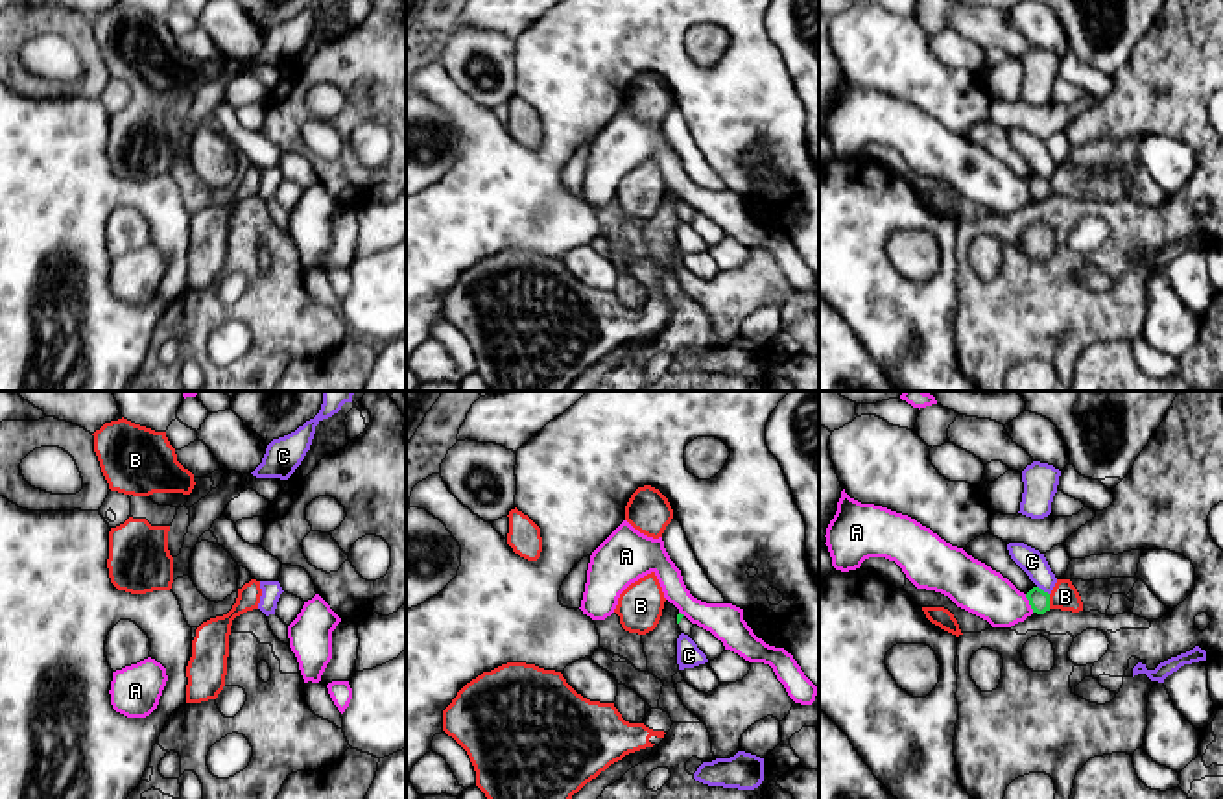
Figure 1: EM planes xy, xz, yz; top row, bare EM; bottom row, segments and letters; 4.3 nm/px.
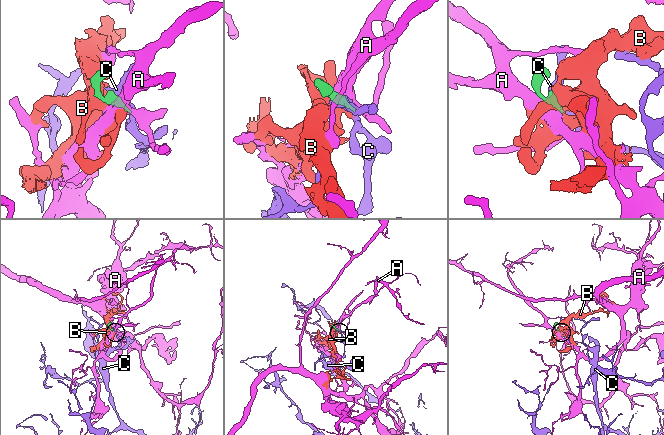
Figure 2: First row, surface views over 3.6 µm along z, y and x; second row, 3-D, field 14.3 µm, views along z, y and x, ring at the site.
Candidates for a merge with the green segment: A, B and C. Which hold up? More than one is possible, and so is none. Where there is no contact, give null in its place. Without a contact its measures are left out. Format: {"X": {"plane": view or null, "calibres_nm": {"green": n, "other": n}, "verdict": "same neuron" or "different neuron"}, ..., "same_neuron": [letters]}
{"A": {"plane": "yz", "calibres_nm": {"green": 90, "other": 220}, "verdict": "different neuron"}, "B": {"plane": "yz", "calibres_nm": {"green": 90, "other": 120}, "verdict": "different neuron"}, "C": {"plane": "yz", "calibres_nm": {"green": 90, "other": 110}, "verdict": "different neuron"}, "same_neuron": []}

